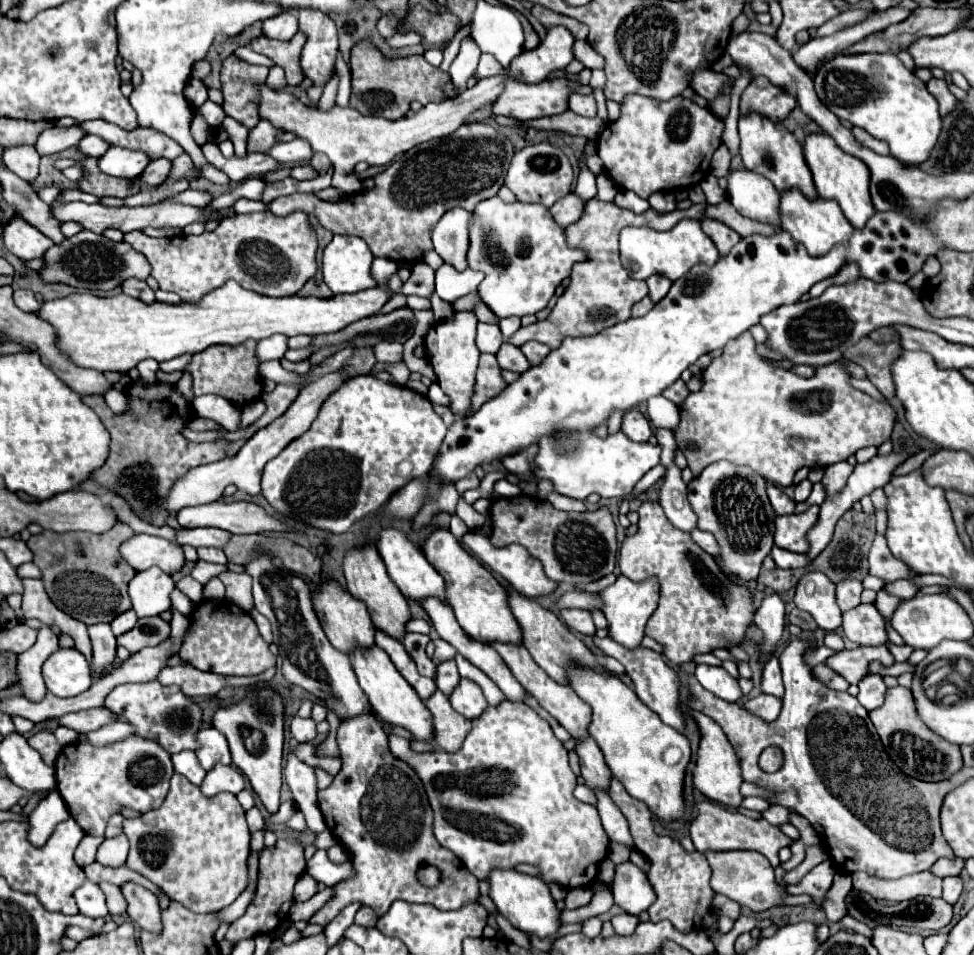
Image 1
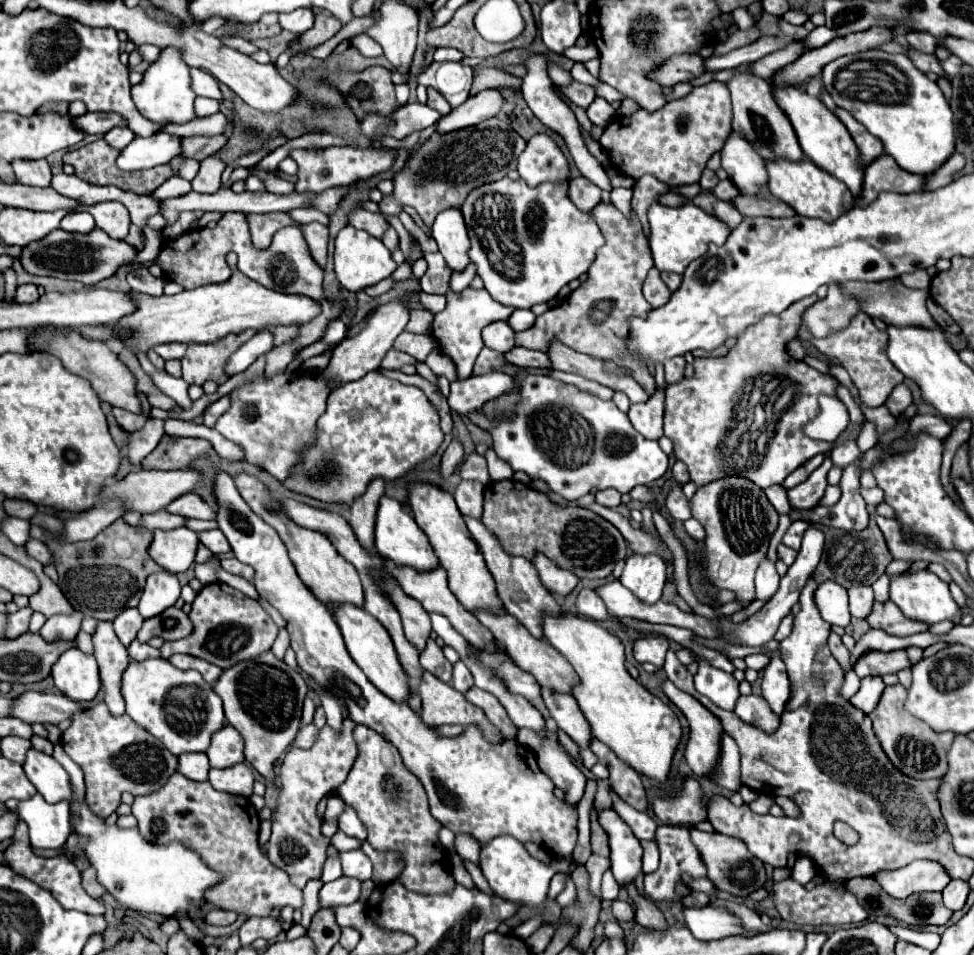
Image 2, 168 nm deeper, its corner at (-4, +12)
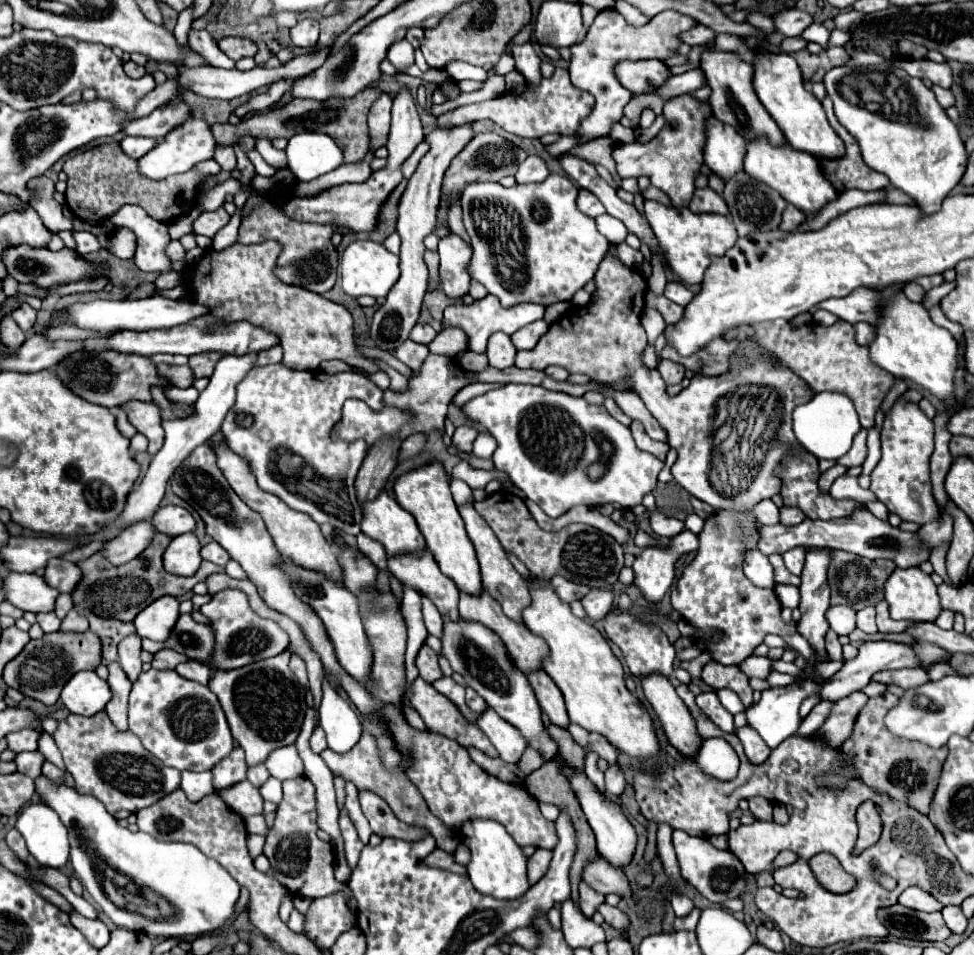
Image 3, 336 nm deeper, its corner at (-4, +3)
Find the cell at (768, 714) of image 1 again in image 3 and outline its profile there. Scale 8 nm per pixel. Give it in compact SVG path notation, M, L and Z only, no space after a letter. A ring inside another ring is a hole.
M745 725L741 729L737 729L737 737L741 739L743 747L745 747L745 753L751 761L755 763L761 763L769 757L771 749L765 745L765 741L757 735L757 731L751 727L751 725Z

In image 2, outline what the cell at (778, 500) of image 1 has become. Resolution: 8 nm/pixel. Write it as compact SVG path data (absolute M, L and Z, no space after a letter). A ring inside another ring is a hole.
M775 484L775 486L769 486L769 488L765 488L763 492L765 492L767 500L773 504L773 508L775 508L779 514L789 514L789 512L791 512L791 506L789 506L789 502L787 502L787 496L785 496L785 492L787 492L787 490L785 490L783 486Z

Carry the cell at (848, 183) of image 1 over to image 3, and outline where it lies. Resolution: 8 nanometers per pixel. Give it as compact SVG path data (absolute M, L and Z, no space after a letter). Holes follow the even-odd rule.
M761 53L755 59L755 91L763 107L769 111L769 115L775 119L779 129L783 131L785 139L793 149L813 153L815 157L823 161L841 159L845 155L845 145L841 143L841 137L833 131L829 125L823 105L811 95L801 79L801 71L797 67L797 61L787 53Z

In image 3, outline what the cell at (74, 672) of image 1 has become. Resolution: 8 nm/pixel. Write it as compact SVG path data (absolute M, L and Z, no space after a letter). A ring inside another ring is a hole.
M77 671L63 687L61 701L63 705L83 717L91 717L93 713L105 709L111 699L111 691L107 681L103 681L95 671Z

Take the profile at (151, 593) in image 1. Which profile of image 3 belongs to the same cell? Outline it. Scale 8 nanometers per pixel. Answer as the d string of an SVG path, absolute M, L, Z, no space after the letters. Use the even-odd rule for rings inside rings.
M163 595L155 599L151 605L147 605L135 617L133 623L141 637L165 641L165 635L169 635L169 629L173 629L177 617L179 617L179 601L171 595Z

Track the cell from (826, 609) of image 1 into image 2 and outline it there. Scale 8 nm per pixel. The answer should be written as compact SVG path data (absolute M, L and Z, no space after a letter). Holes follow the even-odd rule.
M827 580L827 582L819 584L819 588L815 592L815 604L825 622L843 626L843 628L849 624L851 616L849 616L849 608L847 608L847 590L843 586L839 586L837 582Z

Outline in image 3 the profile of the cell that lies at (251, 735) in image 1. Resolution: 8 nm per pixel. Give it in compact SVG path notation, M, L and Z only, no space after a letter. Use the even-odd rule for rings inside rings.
M283 651L275 657L255 661L241 669L215 671L209 681L209 689L219 697L219 703L225 711L233 739L245 749L249 767L265 763L269 753L277 747L295 743L301 731L307 711L305 689L289 669L289 655L289 651Z

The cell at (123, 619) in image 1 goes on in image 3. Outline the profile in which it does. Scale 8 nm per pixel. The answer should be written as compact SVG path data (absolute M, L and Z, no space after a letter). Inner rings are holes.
M137 633L127 635L121 643L119 643L119 663L123 667L123 671L129 675L131 681L137 679L137 675L141 673L141 637Z

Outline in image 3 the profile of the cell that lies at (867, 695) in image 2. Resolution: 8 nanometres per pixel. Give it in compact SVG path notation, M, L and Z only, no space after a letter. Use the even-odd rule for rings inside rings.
M863 691L843 697L841 701L835 703L831 715L827 717L827 721L823 723L823 727L817 733L823 735L825 739L829 739L829 745L835 745L835 743L841 745L845 739L851 737L857 715L865 707L867 701L869 701L869 697Z

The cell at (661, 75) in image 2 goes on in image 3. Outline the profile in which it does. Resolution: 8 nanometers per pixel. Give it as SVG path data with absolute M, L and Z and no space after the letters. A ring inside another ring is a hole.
M657 59L635 61L635 63L623 61L617 65L615 75L621 81L621 85L627 87L633 95L655 91L673 77L669 67Z

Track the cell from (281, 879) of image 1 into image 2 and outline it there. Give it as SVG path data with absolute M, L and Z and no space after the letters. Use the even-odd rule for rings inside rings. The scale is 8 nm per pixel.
M345 718L341 732L333 732L329 726L325 726L319 730L317 740L309 750L293 748L283 756L279 772L281 792L275 814L271 818L267 854L275 866L289 874L297 888L305 888L309 880L321 878L321 870L327 860L327 846L331 840L321 834L321 820L315 816L315 808L325 794L335 792L345 782L345 776L353 768L357 758L357 744L353 738L355 726L357 724L351 718Z

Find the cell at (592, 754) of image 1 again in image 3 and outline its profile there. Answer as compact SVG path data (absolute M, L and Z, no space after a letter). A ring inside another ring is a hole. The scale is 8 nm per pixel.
M535 671L527 679L529 679L529 683L537 695L537 701L539 701L539 707L543 709L543 713L551 719L553 725L567 729L571 721L569 721L569 715L565 709L563 693L553 683L553 679L545 671Z

